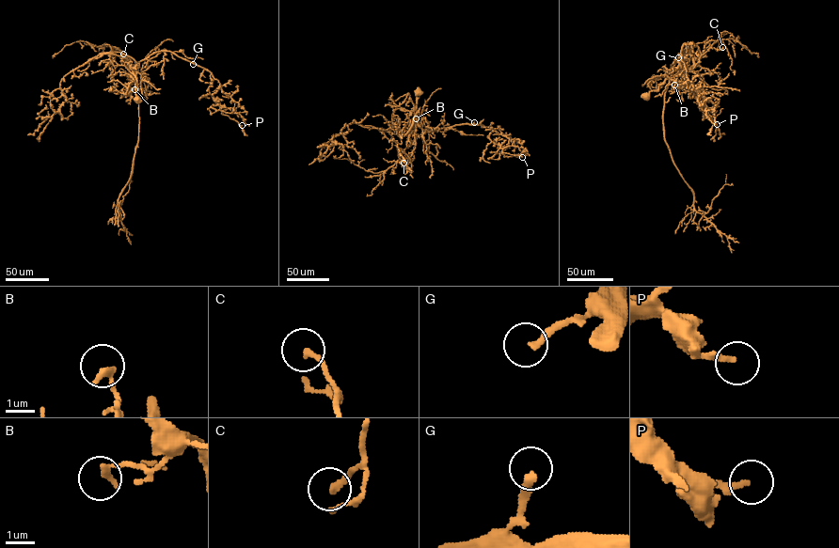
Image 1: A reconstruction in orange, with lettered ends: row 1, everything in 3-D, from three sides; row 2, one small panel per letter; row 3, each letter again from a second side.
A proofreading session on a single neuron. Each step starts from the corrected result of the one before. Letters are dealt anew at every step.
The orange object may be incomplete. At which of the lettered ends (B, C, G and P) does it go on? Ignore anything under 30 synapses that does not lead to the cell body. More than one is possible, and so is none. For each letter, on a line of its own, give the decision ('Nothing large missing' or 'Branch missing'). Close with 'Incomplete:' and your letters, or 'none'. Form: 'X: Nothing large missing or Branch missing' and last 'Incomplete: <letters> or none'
B: Nothing large missing
C: Nothing large missing
G: Branch missing
P: Nothing large missing
Incomplete: G

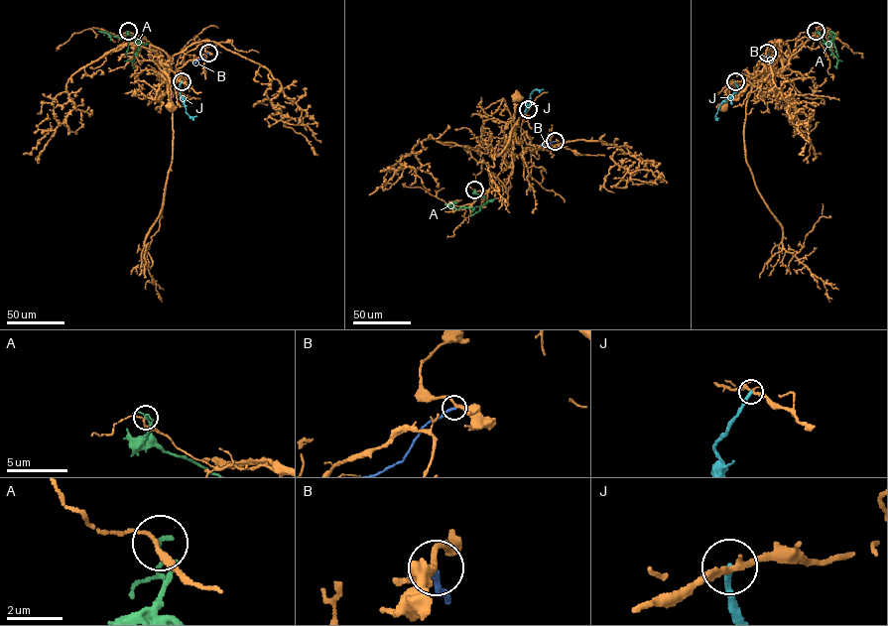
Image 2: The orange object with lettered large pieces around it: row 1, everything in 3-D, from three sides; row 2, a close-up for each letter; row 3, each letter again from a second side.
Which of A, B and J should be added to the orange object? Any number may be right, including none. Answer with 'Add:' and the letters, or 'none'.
Add: none

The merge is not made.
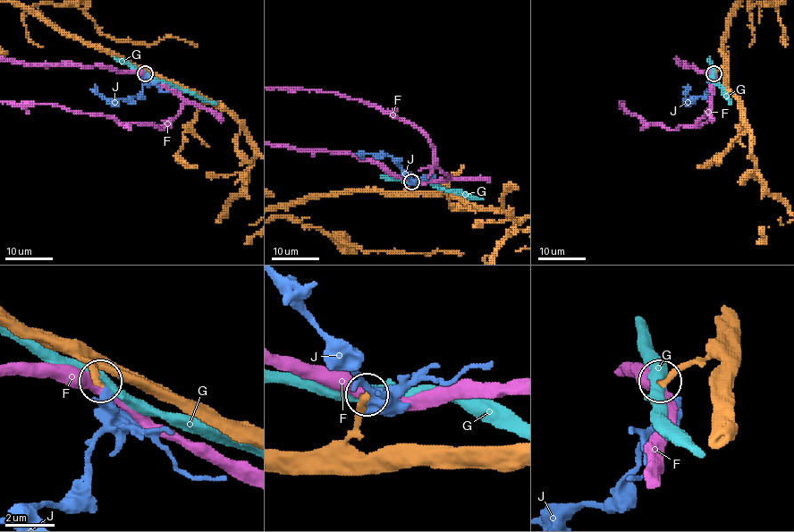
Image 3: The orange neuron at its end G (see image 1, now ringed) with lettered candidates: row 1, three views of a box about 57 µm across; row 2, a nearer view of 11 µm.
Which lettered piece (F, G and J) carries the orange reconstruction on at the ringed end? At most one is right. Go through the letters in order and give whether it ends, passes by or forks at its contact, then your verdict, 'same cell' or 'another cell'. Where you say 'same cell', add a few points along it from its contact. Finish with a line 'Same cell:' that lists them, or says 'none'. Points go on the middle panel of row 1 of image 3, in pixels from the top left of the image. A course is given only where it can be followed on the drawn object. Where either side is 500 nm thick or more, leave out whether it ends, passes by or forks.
F: it passes by; another cell
G: it passes by; another cell
J: it ends; same cell; course (412, 181), (409, 175), (385, 154), (362, 156)
Same cell: J

